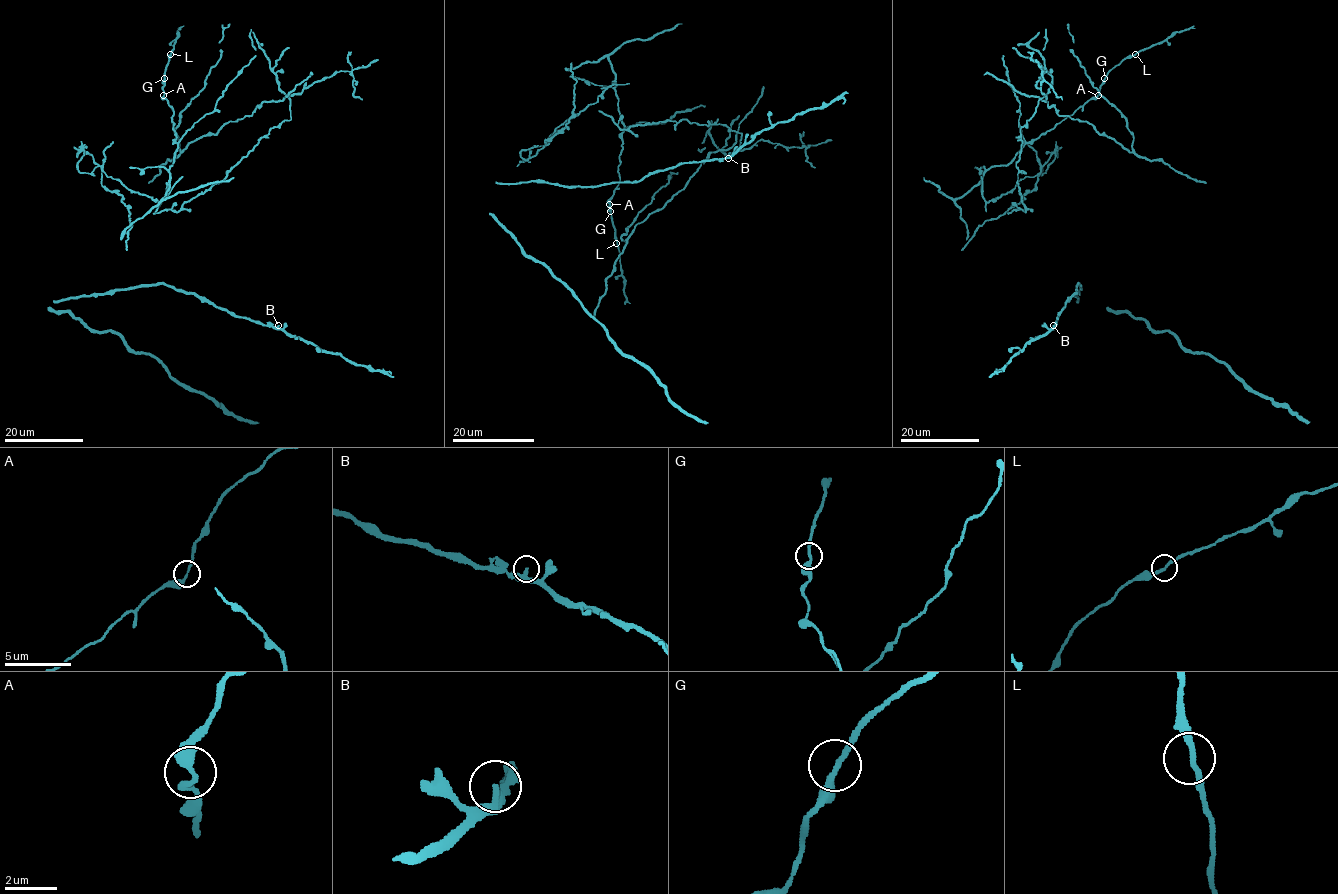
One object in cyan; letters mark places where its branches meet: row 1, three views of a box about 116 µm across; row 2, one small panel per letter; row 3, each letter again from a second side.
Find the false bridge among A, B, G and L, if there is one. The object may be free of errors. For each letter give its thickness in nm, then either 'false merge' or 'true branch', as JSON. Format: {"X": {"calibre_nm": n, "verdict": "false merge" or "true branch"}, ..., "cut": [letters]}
{"A": {"calibre_nm": 240, "verdict": "false merge"}, "B": {"calibre_nm": 220, "verdict": "true branch"}, "G": {"calibre_nm": 240, "verdict": "true branch"}, "L": {"calibre_nm": 200, "verdict": "true branch"}, "cut": ["A"]}

